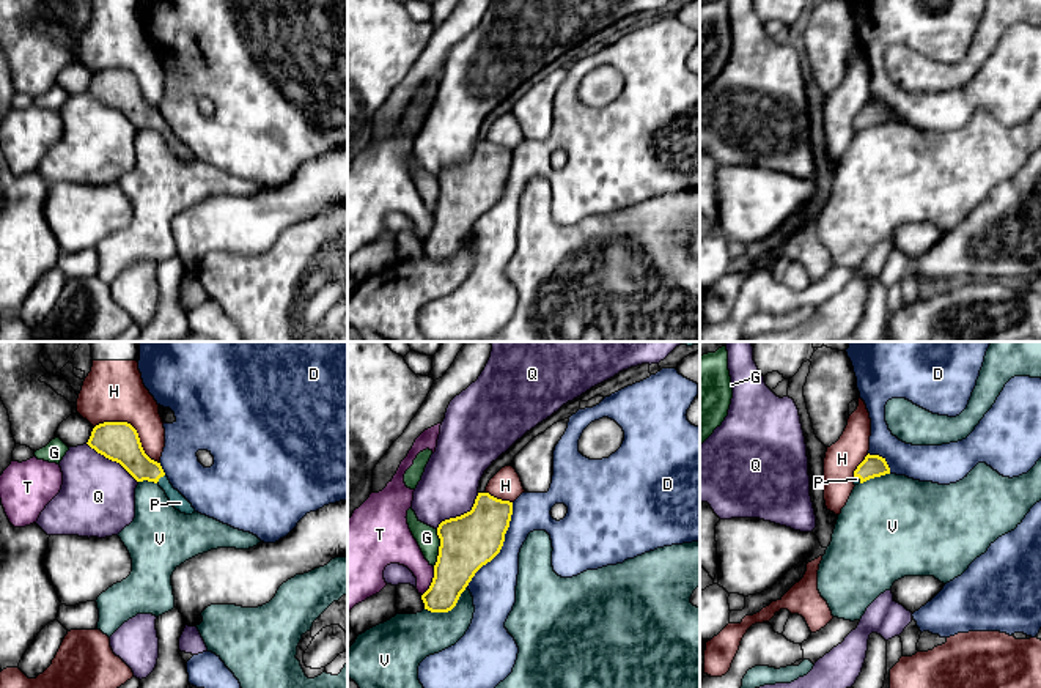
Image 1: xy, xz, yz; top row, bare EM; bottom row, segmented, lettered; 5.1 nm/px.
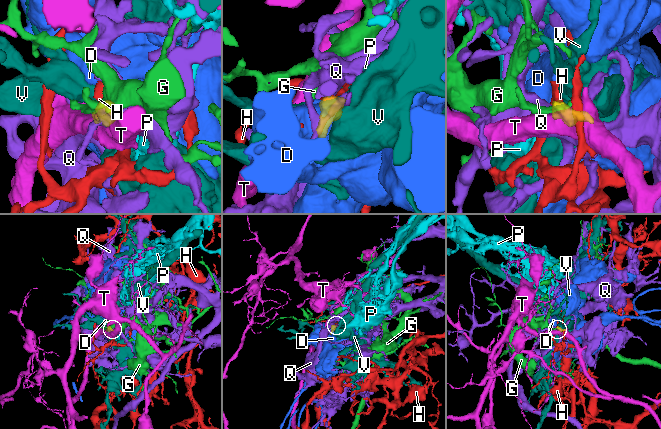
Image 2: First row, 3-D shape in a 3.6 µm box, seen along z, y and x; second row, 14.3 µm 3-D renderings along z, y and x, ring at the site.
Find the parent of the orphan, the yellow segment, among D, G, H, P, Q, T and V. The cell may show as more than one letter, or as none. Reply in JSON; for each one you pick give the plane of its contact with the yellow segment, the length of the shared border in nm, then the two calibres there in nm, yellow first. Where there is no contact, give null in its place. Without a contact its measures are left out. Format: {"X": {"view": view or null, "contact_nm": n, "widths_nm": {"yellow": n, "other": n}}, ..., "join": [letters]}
{"P": {"view": "xy", "contact_nm": 60, "widths_nm": {"yellow": 180, "other": 80}}, "join": ["P"]}

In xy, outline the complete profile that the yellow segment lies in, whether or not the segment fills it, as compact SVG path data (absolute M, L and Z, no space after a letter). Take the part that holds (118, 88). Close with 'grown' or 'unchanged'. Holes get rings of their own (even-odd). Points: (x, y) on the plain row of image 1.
M99 71L93 76L86 91L105 105L120 110L137 129L157 131L181 161L195 161L192 151L173 135L160 110L145 101L138 80L131 71Z; grown

